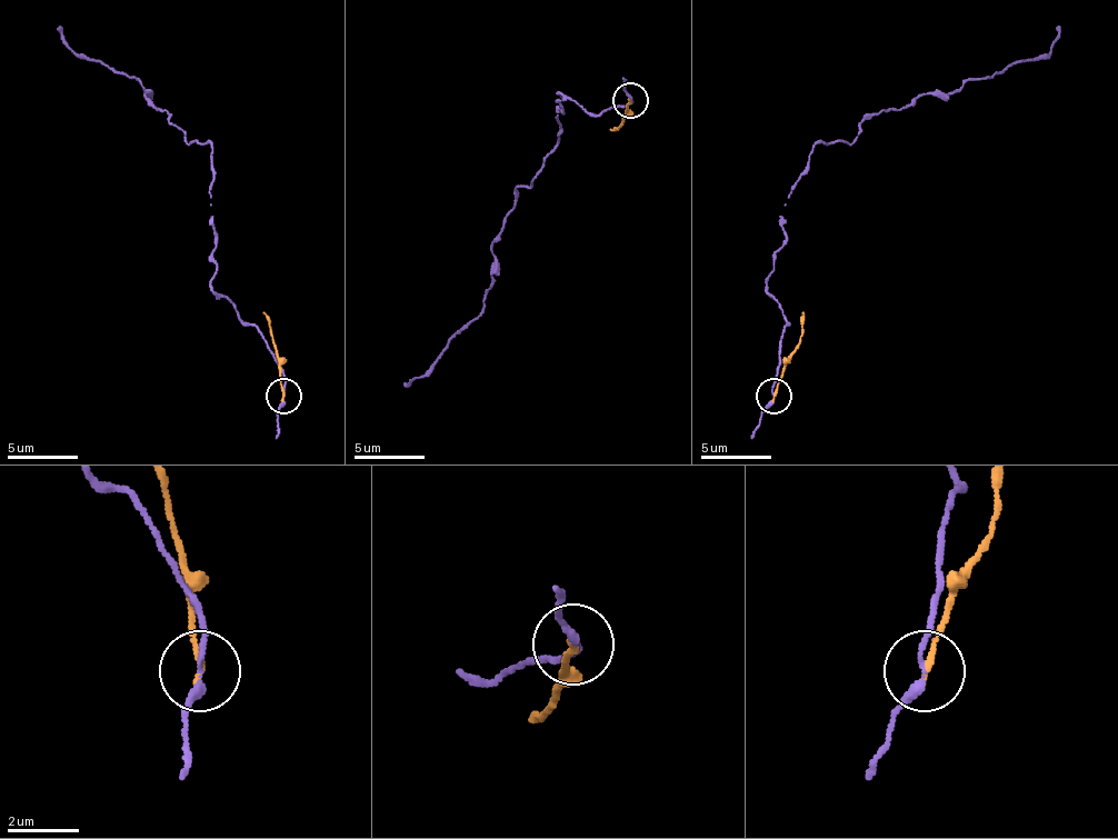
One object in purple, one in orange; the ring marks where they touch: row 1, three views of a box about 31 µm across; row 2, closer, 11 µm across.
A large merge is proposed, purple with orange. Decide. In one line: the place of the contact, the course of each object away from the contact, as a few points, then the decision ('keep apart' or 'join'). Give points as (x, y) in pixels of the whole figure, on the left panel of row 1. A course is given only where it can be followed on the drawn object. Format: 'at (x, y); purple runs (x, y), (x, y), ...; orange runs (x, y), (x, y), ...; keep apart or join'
at (283, 396); purple runs (283, 396), (283, 370), (210, 282), (210, 145), (189, 145), (139, 81), (82, 60), (61, 25); orange runs (283, 396), (280, 360), (262, 310); keep apart

